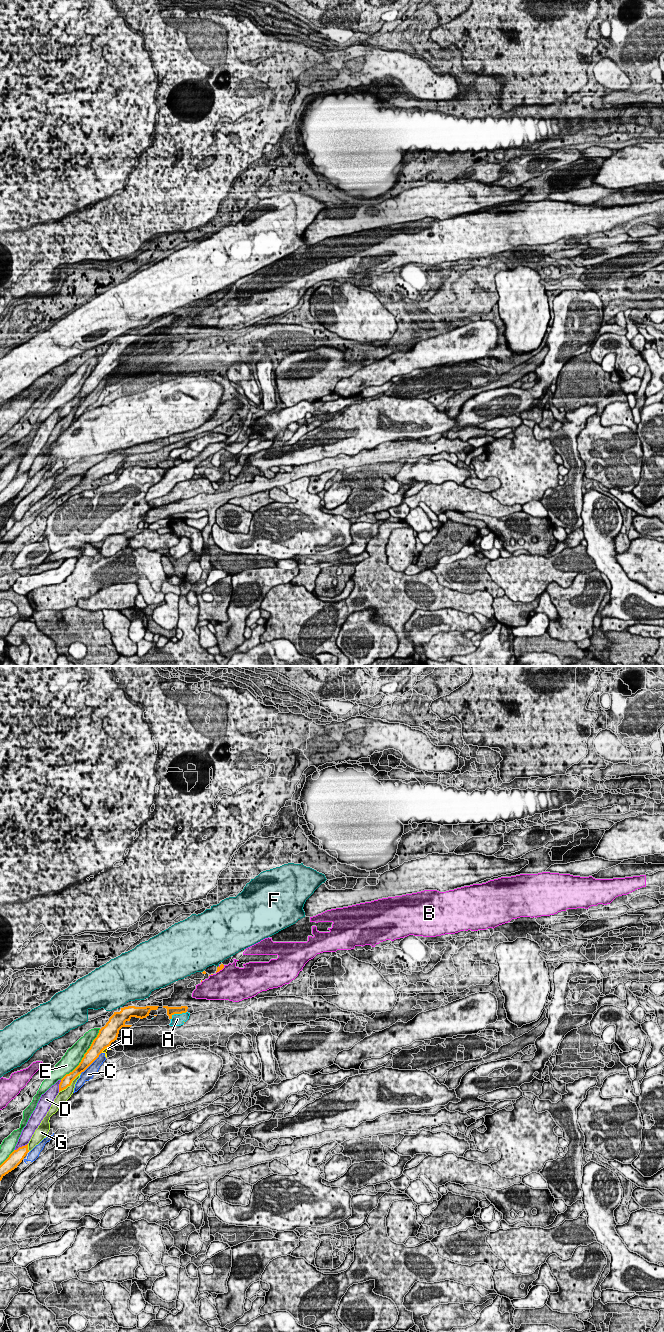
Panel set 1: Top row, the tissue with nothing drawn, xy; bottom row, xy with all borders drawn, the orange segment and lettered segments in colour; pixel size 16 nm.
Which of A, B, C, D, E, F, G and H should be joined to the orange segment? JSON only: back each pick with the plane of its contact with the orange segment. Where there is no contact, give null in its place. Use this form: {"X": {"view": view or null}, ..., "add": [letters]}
{"add": []}

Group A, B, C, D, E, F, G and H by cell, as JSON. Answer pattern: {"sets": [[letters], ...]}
{"sets": [["A"], ["B"], ["C", "H"], ["D"], ["E"], ["F"], ["G"]]}

